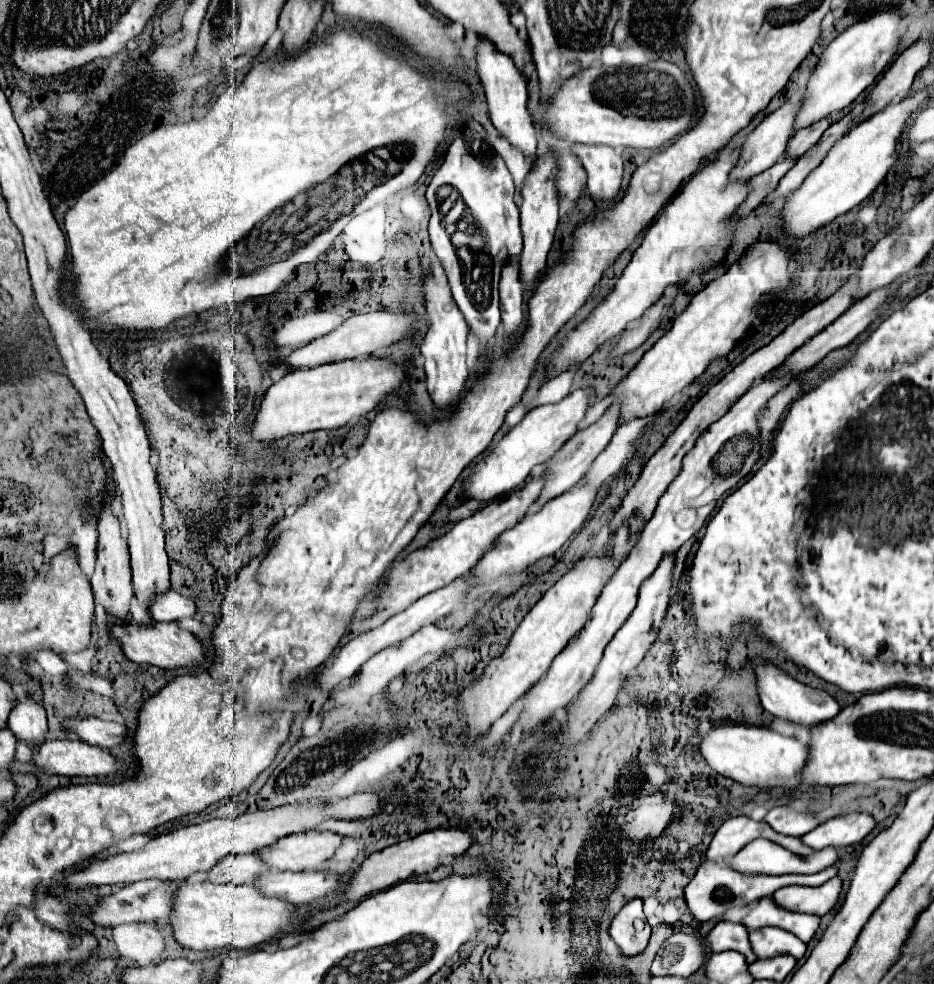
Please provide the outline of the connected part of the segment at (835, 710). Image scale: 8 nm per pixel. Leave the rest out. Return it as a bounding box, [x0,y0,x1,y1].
[755,662,841,726]

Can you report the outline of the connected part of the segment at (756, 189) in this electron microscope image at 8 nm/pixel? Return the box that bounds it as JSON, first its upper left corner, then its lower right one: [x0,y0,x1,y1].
[737,156,797,220]

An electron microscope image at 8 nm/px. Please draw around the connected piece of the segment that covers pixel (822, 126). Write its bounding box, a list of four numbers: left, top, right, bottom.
[787,118,831,156]

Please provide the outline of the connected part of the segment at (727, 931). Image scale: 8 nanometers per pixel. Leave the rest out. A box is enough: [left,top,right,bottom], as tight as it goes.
[707,922,755,964]

